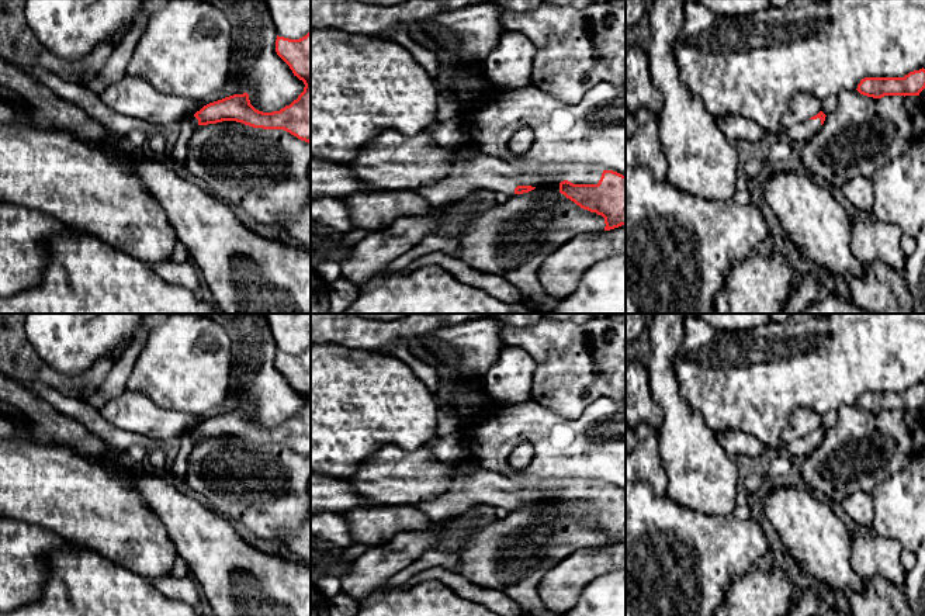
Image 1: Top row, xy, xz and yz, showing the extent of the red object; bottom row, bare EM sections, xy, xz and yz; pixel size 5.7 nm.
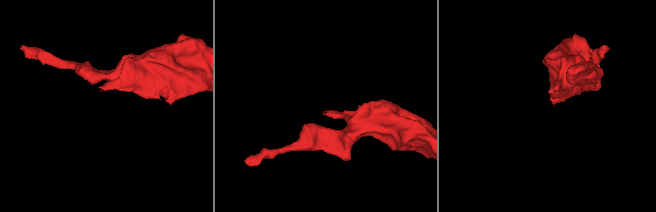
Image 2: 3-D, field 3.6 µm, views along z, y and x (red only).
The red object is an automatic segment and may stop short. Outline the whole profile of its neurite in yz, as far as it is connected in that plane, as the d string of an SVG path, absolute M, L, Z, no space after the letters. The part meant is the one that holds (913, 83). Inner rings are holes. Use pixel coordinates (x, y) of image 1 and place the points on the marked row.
M925 69L914 70L904 77L865 77L858 84L863 96L881 98L884 96L919 96L925 89Z

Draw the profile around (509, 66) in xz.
M503 32L482 60L482 69L495 91L513 91L533 86L534 44L523 34Z

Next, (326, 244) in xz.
M311 219L311 267L326 260L342 264L353 249L344 246L342 238L336 229Z

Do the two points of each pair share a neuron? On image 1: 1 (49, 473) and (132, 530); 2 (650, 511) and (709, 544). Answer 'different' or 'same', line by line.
1: same
2: same

